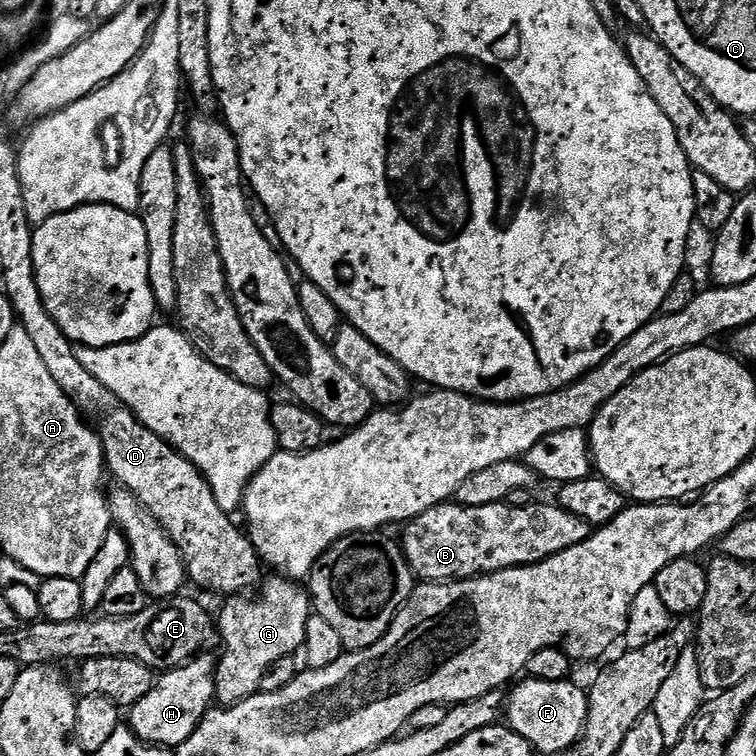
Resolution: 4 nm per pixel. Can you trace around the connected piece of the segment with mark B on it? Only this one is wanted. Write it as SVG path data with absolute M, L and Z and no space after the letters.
M445 502L407 521L403 525L402 547L413 577L420 582L473 580L476 576L488 576L491 572L501 572L507 568L540 564L554 554L562 554L562 550L570 550L570 546L578 546L578 542L586 542L586 538L594 531L593 525L570 514L565 508L560 507L559 503L524 505L516 503L505 502L464 508L455 502Z

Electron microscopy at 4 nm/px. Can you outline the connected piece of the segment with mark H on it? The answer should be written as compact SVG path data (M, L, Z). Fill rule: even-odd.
M201 654L195 660L189 660L182 668L174 668L163 673L164 676L155 681L146 694L130 709L130 727L132 733L148 744L155 744L162 748L174 750L202 722L208 709L213 707L216 700L216 665L215 659L211 660L211 655Z

